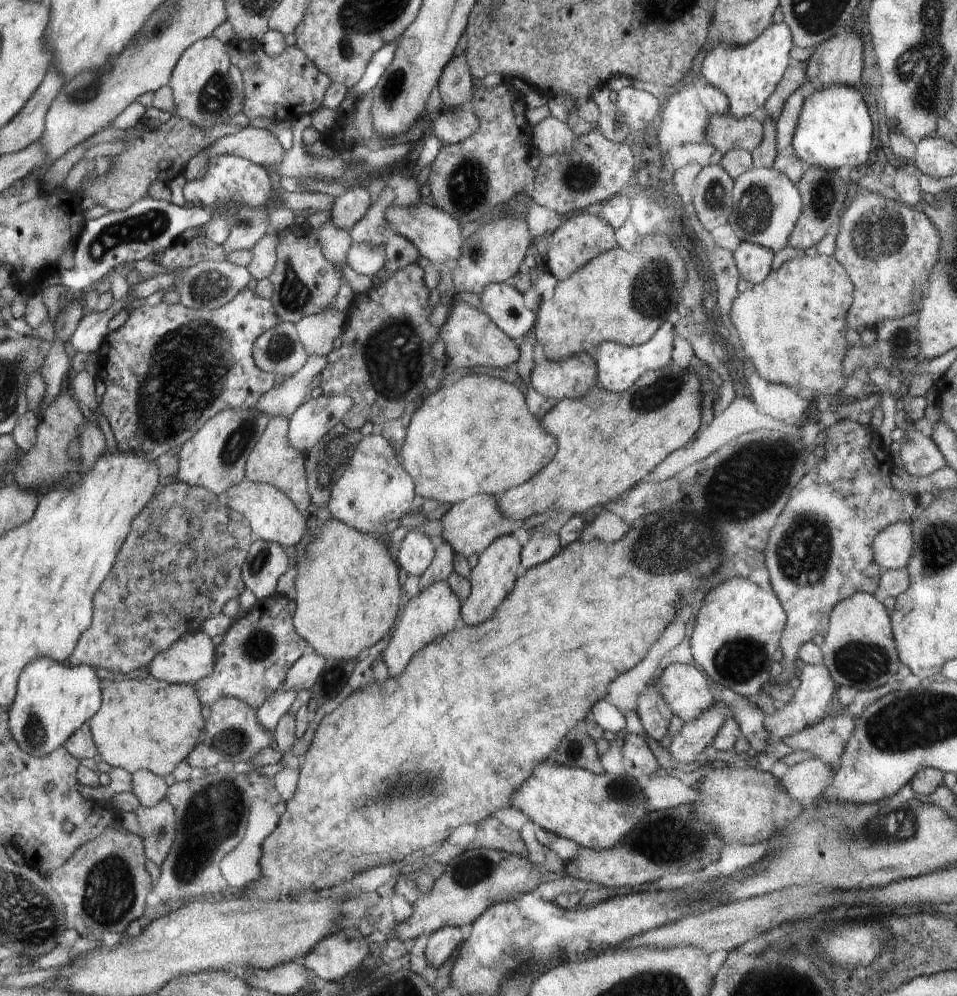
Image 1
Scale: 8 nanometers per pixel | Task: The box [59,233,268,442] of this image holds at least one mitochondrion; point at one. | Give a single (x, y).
(210, 286)

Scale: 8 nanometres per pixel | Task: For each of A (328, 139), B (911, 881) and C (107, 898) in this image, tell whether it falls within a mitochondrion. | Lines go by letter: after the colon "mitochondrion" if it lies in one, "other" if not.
A: other
B: other
C: mitochondrion

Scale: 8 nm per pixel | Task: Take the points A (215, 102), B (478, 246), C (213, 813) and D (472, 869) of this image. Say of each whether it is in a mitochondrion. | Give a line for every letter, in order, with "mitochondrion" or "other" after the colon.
A: mitochondrion
B: mitochondrion
C: mitochondrion
D: mitochondrion

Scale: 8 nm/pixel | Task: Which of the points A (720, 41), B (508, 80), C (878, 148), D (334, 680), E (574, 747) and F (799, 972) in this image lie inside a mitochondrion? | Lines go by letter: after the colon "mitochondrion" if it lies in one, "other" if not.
A: other
B: other
C: other
D: mitochondrion
E: mitochondrion
F: mitochondrion

